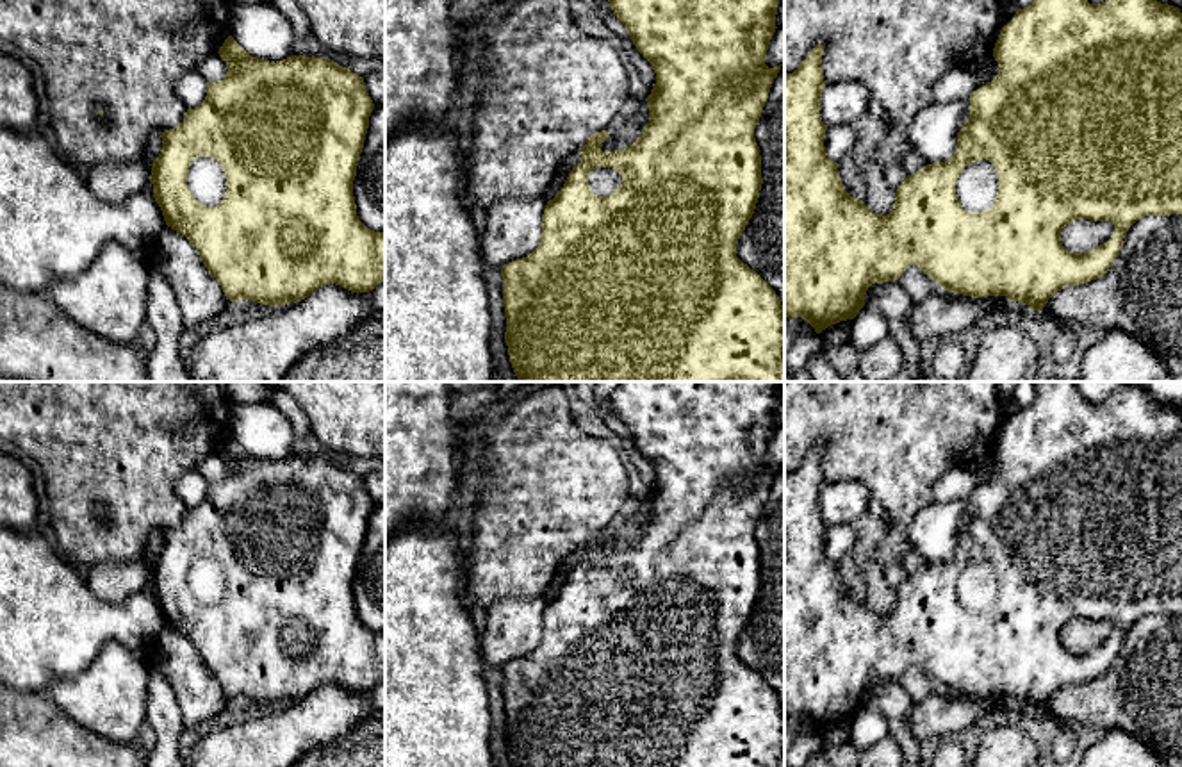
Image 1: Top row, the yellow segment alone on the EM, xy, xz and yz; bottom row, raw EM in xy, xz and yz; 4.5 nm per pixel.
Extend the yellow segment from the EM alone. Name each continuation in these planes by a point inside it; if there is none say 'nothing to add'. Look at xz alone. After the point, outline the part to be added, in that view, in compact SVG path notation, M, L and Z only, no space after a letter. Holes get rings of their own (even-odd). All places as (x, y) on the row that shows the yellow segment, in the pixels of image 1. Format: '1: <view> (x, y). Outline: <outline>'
1: xz (603, 181). Outline: M595 168L588 175L588 186L595 196L610 196L620 184L620 173L612 168Z

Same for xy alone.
1: xy (205, 179). Outline: M196 157L187 173L187 187L194 200L216 207L226 193L223 166L210 157Z

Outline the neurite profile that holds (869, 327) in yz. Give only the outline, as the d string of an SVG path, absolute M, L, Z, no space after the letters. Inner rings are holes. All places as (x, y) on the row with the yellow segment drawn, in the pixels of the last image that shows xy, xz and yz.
M863 307L852 319L850 344L865 353L888 337L890 326L877 309Z

